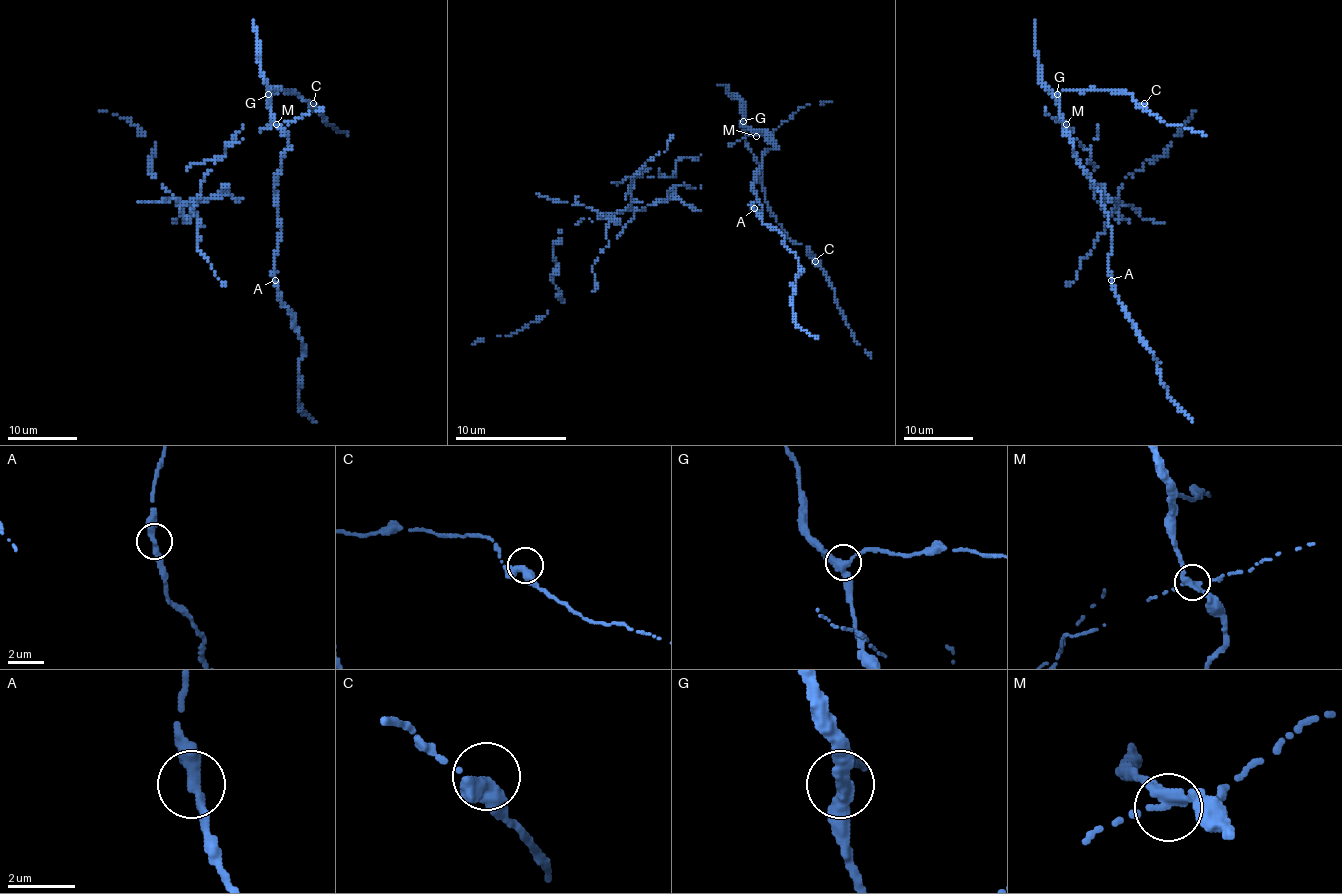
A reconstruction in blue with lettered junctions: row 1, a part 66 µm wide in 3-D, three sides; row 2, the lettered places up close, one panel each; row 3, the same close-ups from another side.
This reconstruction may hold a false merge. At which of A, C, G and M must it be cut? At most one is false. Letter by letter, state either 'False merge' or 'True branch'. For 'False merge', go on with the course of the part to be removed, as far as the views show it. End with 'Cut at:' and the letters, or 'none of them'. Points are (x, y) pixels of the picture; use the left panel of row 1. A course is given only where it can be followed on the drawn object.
A: True branch
C: True branch
G: True branch
M: False merge
Cut at: M

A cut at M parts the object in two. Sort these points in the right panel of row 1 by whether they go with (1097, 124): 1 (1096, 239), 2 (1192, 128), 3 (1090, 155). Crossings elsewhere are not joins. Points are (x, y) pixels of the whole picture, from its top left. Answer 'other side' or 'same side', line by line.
1: same side
2: other side
3: same side

